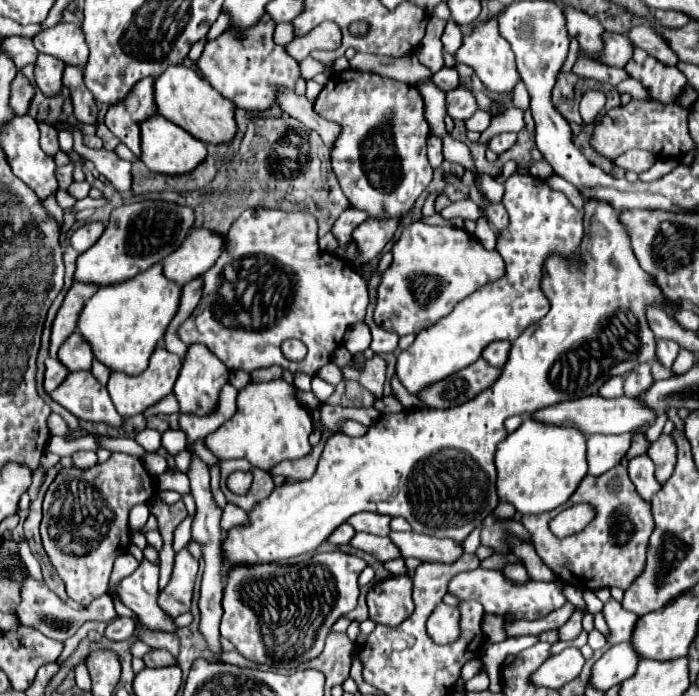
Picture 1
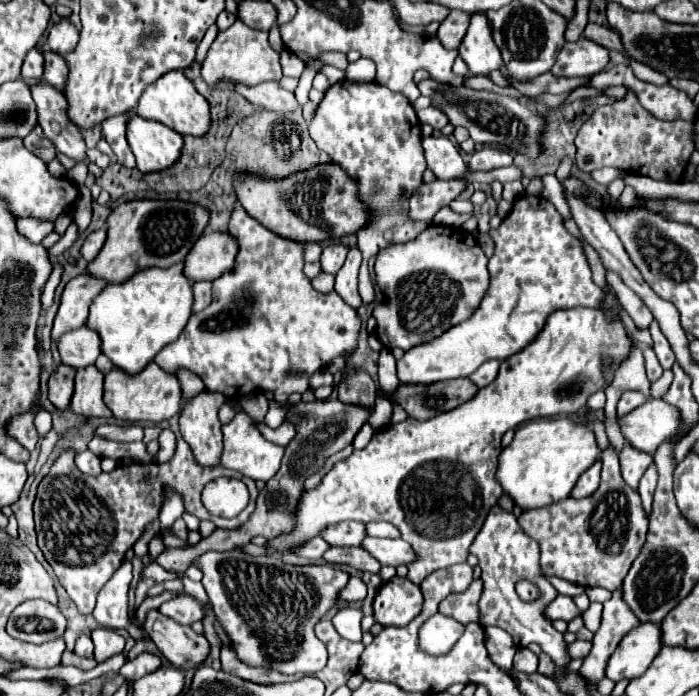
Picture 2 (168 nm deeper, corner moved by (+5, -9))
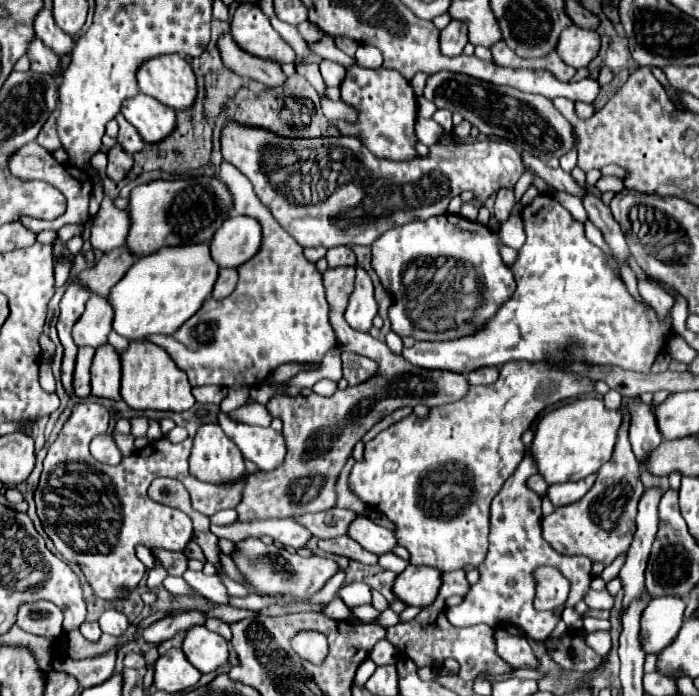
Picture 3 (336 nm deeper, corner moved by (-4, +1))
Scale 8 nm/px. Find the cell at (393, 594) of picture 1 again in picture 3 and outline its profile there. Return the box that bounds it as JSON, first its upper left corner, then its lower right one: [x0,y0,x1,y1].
[393,564,441,606]

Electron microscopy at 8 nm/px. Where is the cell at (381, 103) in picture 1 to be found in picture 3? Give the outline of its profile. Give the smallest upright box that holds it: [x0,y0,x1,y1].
[331,66,417,162]

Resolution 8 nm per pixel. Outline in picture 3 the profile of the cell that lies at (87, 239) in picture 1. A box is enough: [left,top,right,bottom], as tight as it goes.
[91,196,129,252]

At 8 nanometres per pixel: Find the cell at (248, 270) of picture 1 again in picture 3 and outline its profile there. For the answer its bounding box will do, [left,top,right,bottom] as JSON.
[151,162,339,386]

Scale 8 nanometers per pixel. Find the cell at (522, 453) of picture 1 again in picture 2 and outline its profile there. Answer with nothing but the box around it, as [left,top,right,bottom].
[498,418,600,510]

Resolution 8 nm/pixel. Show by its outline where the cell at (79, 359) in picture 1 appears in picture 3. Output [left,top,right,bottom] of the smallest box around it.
[73,294,113,348]

